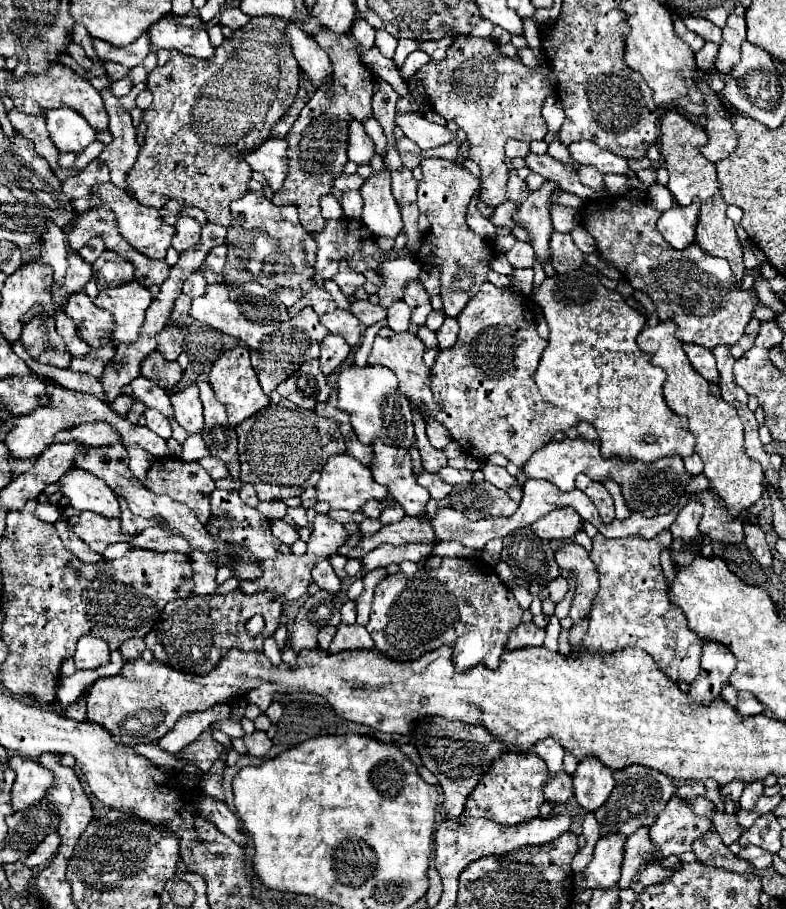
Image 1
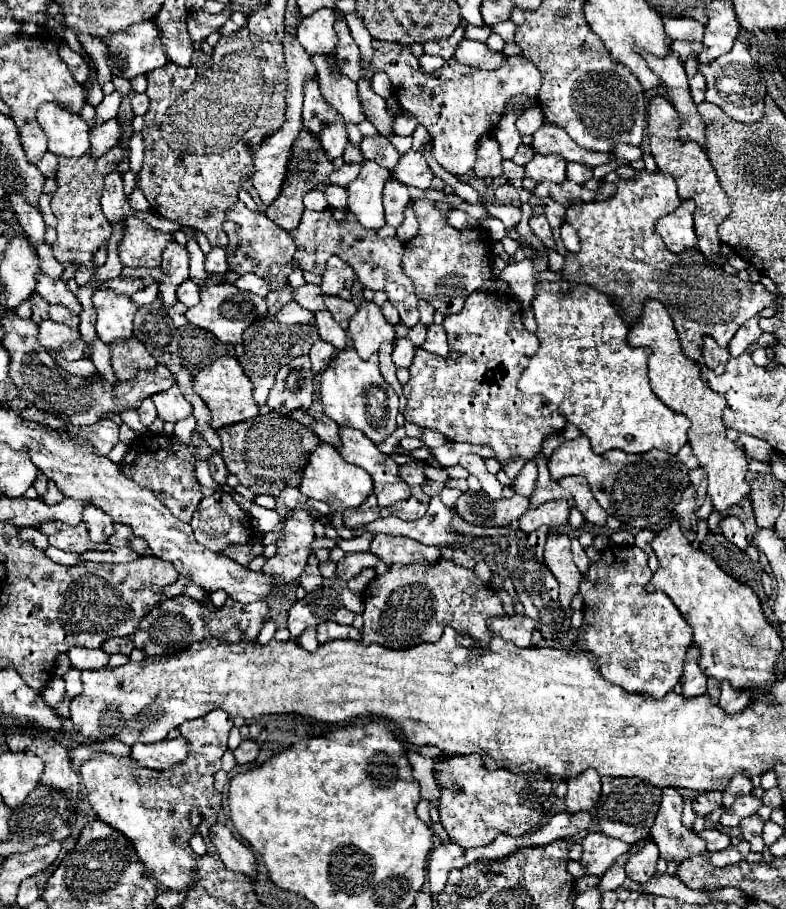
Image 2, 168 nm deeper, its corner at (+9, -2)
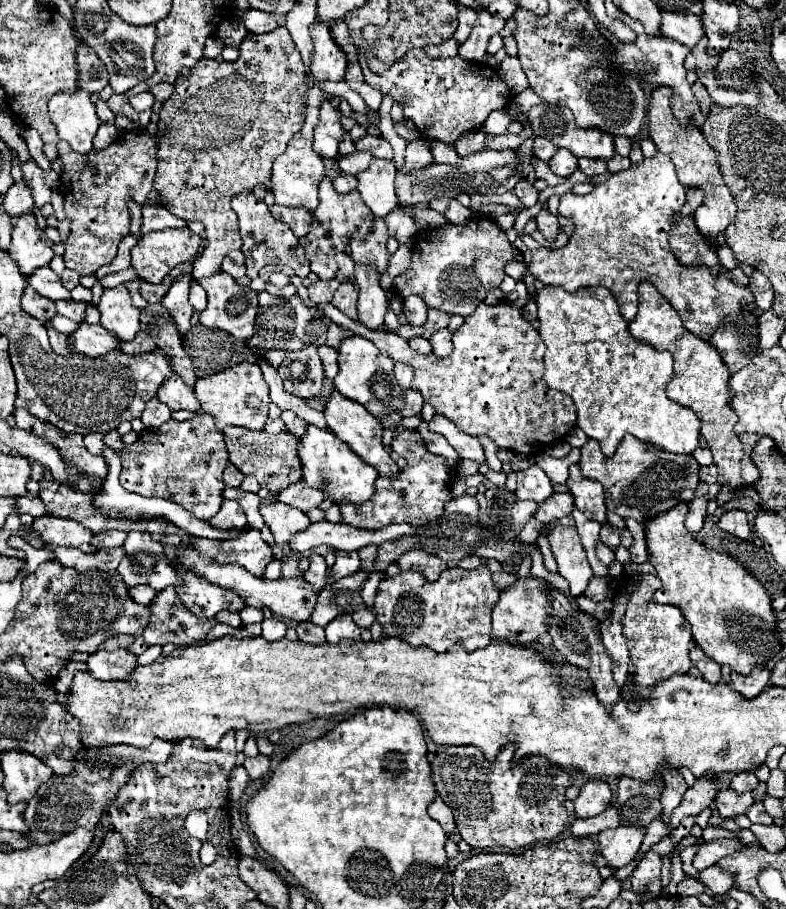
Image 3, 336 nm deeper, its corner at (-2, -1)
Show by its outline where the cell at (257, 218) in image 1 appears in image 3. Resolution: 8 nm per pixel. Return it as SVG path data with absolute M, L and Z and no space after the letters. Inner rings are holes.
M241 193L231 201L233 211L237 213L239 219L239 233L243 239L243 255L245 255L245 265L247 265L247 277L255 279L259 271L265 267L265 257L271 257L271 263L283 263L289 265L295 275L307 277L309 275L309 261L305 257L305 249L299 245L299 239L291 233L289 225L275 221L263 203L263 199L257 199L253 193Z

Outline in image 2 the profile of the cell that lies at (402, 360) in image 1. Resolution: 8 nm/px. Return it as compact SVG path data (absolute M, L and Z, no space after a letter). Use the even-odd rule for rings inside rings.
M366 300L352 316L348 332L362 360L368 360L372 354L378 354L382 342L396 342L394 326L384 320L380 308L374 302Z

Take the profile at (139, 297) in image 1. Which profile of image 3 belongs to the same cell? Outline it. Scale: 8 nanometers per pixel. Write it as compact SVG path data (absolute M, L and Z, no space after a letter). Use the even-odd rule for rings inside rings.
M125 285L105 289L97 309L101 313L101 325L121 341L131 341L139 333L139 309L131 303Z

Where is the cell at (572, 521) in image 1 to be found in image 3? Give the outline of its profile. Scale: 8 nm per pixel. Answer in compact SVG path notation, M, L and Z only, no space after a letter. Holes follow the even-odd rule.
M553 493L537 507L535 517L543 525L547 525L547 523L551 523L555 519L571 515L571 511L573 511L573 497L571 497L571 493Z

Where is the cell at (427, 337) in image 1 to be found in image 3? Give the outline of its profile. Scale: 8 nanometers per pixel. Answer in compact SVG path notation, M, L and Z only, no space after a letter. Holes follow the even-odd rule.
M395 363L395 369L393 369L393 375L397 379L397 385L401 387L401 391L407 391L411 387L411 367L409 365L403 365L403 363Z

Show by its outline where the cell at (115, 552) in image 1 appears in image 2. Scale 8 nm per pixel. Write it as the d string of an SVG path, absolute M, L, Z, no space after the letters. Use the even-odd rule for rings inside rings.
M52 546L46 550L46 554L48 554L48 558L52 558L58 564L78 564L80 562L80 556L78 554L66 554L66 552L56 550Z

